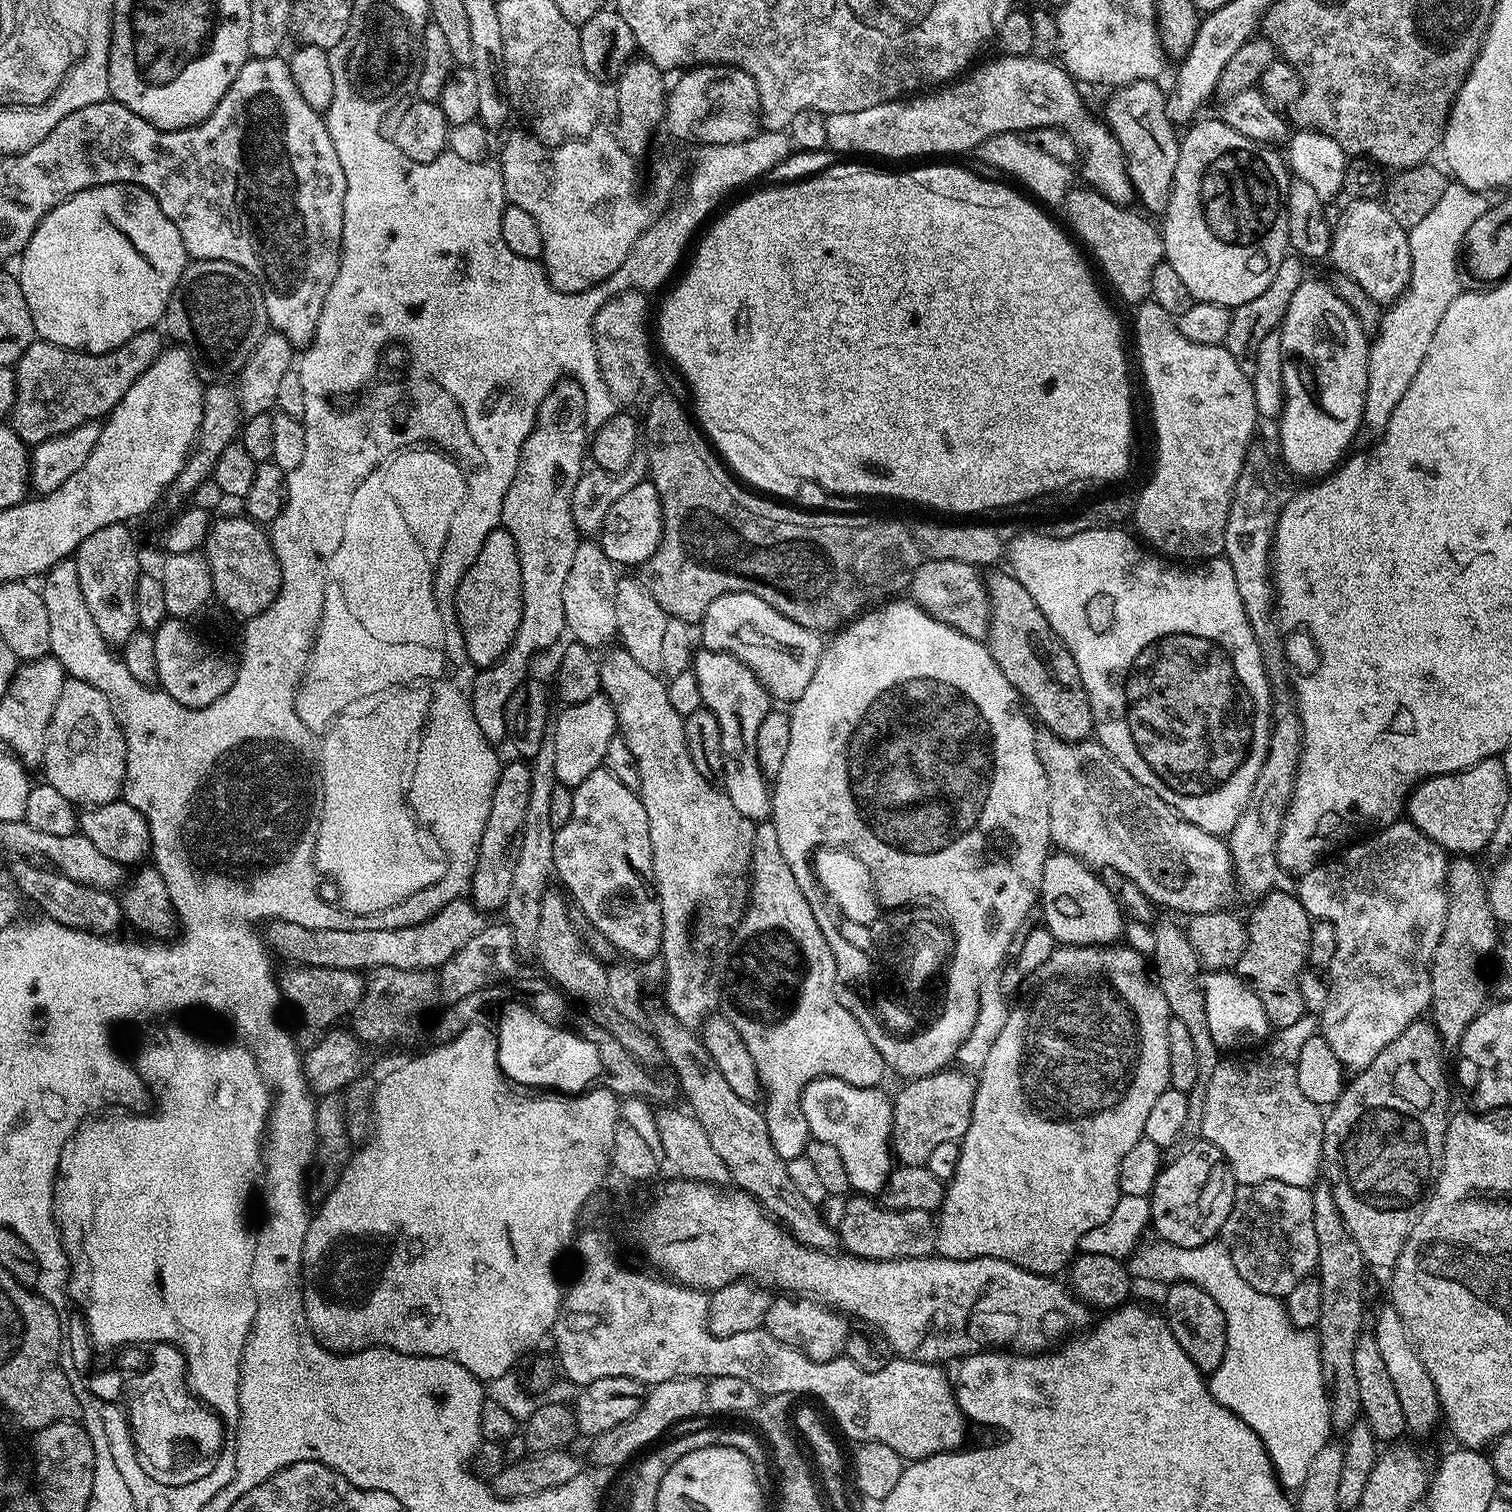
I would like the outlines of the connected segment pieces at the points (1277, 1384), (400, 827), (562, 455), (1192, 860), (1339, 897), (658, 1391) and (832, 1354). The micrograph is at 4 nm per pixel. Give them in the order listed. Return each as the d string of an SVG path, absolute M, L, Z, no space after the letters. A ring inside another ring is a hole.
M1159 1238L1145 1239L1139 1243L1132 1255L1126 1260L1126 1267L1137 1281L1140 1280L1161 1280L1164 1286L1170 1284L1193 1284L1202 1290L1206 1290L1206 1294L1210 1294L1210 1298L1214 1298L1214 1302L1218 1302L1218 1306L1222 1310L1222 1314L1226 1318L1226 1354L1222 1354L1222 1362L1218 1362L1218 1370L1214 1370L1207 1377L1206 1383L1209 1390L1212 1391L1212 1397L1222 1406L1226 1406L1226 1410L1230 1410L1238 1418L1242 1418L1242 1422L1246 1422L1246 1426L1250 1426L1250 1430L1254 1430L1254 1434L1258 1434L1262 1438L1262 1442L1268 1451L1270 1462L1276 1471L1276 1477L1280 1480L1280 1487L1285 1490L1299 1490L1303 1488L1306 1478L1312 1469L1314 1458L1318 1458L1318 1450L1322 1450L1330 1443L1330 1434L1333 1435L1334 1429L1330 1422L1330 1410L1328 1409L1328 1390L1324 1386L1322 1378L1322 1358L1320 1357L1320 1338L1315 1331L1301 1330L1295 1328L1288 1317L1288 1310L1285 1301L1279 1296L1271 1296L1270 1294L1262 1294L1258 1290L1254 1290L1254 1286L1250 1286L1250 1282L1246 1282L1246 1278L1242 1278L1242 1274L1238 1274L1238 1269L1234 1266L1234 1258L1230 1258L1230 1250L1219 1239L1211 1240L1208 1244L1202 1246L1194 1246L1187 1248L1186 1246L1174 1246L1170 1242Z
M409 682L350 702L350 706L343 708L340 715L332 721L330 727L323 733L323 736L325 736L324 741L320 744L320 752L318 744L318 778L322 782L328 783L328 812L324 812L324 824L320 827L320 835L316 837L316 870L320 874L325 872L336 883L336 888L340 891L339 903L350 912L356 912L359 915L370 915L372 911L386 910L387 907L394 906L395 903L410 898L411 895L416 894L418 891L434 886L442 877L448 875L447 859L440 857L439 860L438 857L431 856L424 849L424 844L420 841L420 832L416 829L418 821L412 809L408 807L406 799L406 769L410 764L410 753L413 751L414 741L421 735L427 721L428 707L432 704L434 695L433 689L431 687L428 689L428 686L424 682Z
M565 378L559 380L546 394L540 403L534 426L526 438L520 451L518 470L514 474L514 482L510 482L510 490L506 490L506 498L502 498L502 527L514 538L514 546L518 550L518 566L522 574L522 622L518 622L518 630L514 634L508 651L495 664L477 671L472 680L472 709L474 718L489 742L504 740L506 730L506 702L510 694L529 675L528 663L539 652L544 652L560 635L564 636L566 629L563 618L562 586L573 564L574 552L578 543L578 531L574 518L571 517L571 494L582 473L582 460L586 458L586 405L584 391L577 380Z
M1040 730L1036 733L1036 749L1050 786L1050 834L1059 851L1077 856L1093 870L1104 867L1118 870L1160 908L1195 914L1214 912L1227 905L1224 903L1232 896L1232 884L1234 888L1234 869L1227 843L1221 837L1184 820L1158 794L1130 778L1095 739L1063 740L1052 732Z
M1397 822L1369 836L1369 840L1346 849L1341 856L1333 855L1315 864L1299 877L1298 889L1302 906L1313 921L1332 923L1337 934L1337 950L1326 967L1328 1001L1326 1010L1319 1013L1318 1028L1330 1042L1334 1058L1352 1074L1366 1070L1402 1030L1431 1009L1432 959L1442 942L1448 913L1450 860L1440 845L1411 822Z
M676 1376L672 1380L655 1385L645 1395L642 1406L632 1418L614 1426L614 1430L606 1430L591 1441L593 1458L600 1464L618 1464L617 1466L631 1461L639 1453L636 1452L639 1448L652 1443L655 1445L667 1428L672 1428L675 1424L698 1415L700 1411L705 1411L704 1385L705 1381L699 1376Z
M780 1294L770 1302L770 1310L766 1310L763 1329L774 1334L778 1342L786 1342L786 1346L806 1354L806 1358L814 1362L830 1362L844 1356L849 1327L849 1321L841 1313L823 1302L812 1298L797 1298L792 1294Z

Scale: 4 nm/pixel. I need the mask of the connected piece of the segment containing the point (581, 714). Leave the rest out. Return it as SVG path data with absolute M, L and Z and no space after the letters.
M597 694L586 698L584 702L570 704L559 709L560 717L555 717L550 738L554 742L554 770L559 783L568 789L575 790L579 784L586 782L594 770L601 767L606 754L606 742L617 735L618 725L616 711L607 696Z

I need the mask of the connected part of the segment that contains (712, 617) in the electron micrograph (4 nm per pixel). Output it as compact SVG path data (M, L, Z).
M724 592L714 598L714 602L706 606L706 614L698 621L698 628L698 640L703 647L728 652L738 658L773 701L795 702L802 698L802 690L810 686L810 678L814 678L814 670L818 670L820 655L826 647L821 633L806 630L806 626L798 626L798 622L790 622L790 618L778 614L770 602L762 602L758 594L749 592Z

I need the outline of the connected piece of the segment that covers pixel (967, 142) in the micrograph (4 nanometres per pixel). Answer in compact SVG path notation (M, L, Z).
M1031 54L997 57L985 68L973 67L951 86L912 94L866 110L828 116L828 148L837 154L865 152L868 156L889 156L892 160L904 160L907 156L936 158L939 152L971 153L986 138L1003 132L1028 134L1033 128L1058 128L1068 133L1081 153L1087 185L1107 200L1129 205L1135 199L1135 192L1121 144L1107 123L1099 121L1088 110L1068 69L1055 59L1043 60Z

